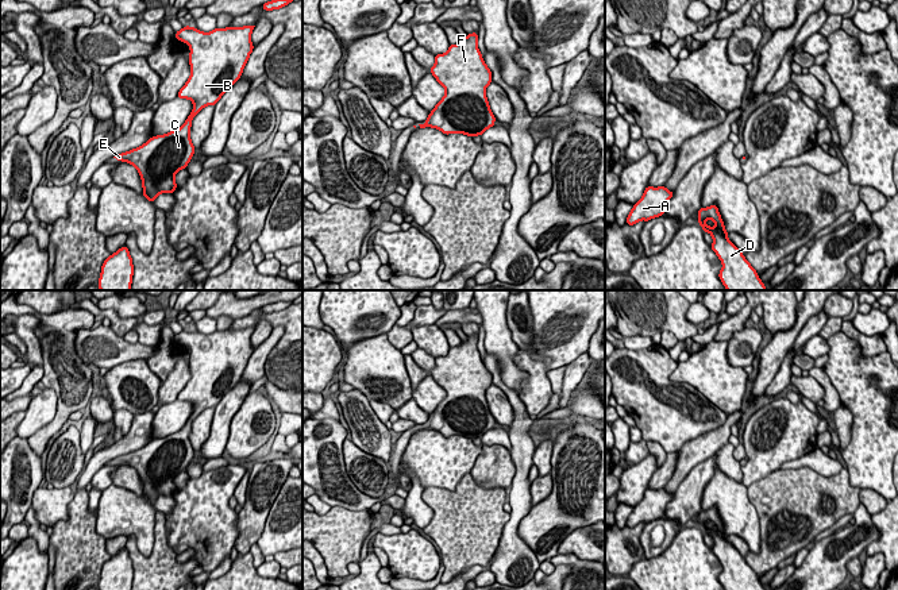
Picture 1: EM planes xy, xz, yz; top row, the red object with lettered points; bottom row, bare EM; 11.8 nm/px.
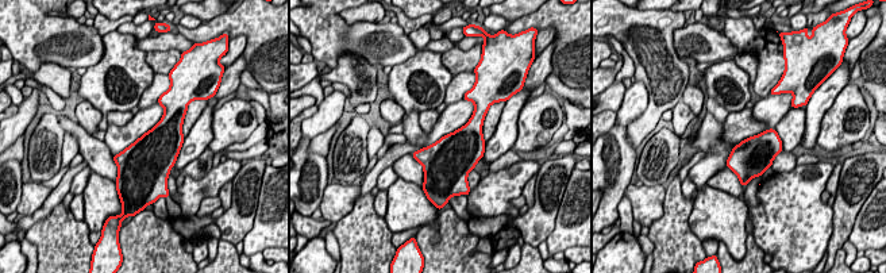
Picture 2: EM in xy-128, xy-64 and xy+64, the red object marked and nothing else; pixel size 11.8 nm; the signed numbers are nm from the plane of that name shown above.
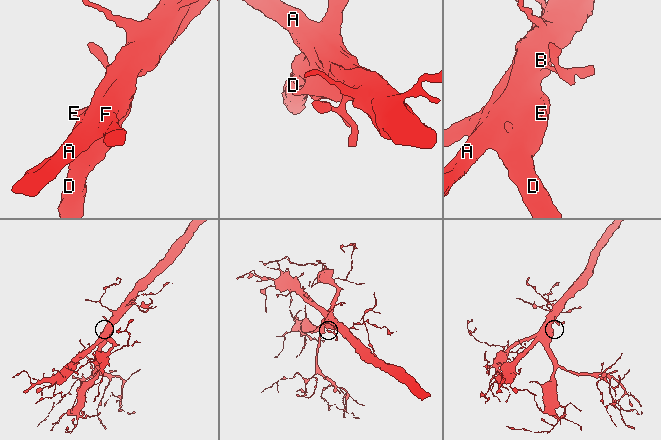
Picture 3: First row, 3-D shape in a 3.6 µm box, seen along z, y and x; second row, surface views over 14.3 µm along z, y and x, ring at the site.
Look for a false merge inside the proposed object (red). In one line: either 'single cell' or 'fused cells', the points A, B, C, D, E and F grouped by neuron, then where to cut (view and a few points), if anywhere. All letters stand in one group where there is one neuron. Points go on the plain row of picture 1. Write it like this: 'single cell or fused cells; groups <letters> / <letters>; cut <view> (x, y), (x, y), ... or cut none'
single cell; groups A B C D E F; cut none

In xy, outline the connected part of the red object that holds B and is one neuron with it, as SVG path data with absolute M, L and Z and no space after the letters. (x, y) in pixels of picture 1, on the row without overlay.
M185 328L176 335L176 342L190 350L190 379L177 400L190 402L193 413L178 432L153 439L144 447L113 459L136 470L143 498L150 505L154 505L159 495L176 493L174 478L186 470L196 454L189 439L192 421L204 409L215 408L240 381L254 352L254 329L227 329L203 335Z

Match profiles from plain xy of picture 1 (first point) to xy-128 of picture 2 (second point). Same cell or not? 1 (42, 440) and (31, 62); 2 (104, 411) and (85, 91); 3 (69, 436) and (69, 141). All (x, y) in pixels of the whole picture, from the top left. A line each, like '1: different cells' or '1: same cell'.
1: different cells
2: different cells
3: different cells

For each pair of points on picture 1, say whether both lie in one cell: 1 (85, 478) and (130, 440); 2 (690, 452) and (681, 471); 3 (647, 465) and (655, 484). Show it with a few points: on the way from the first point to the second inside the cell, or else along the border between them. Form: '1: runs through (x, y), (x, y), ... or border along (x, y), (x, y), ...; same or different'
1: runs through (95, 466), (107, 454), (118, 448); same
2: runs through (688, 457), (683, 467); same
3: border along (658, 469), (647, 488); different

